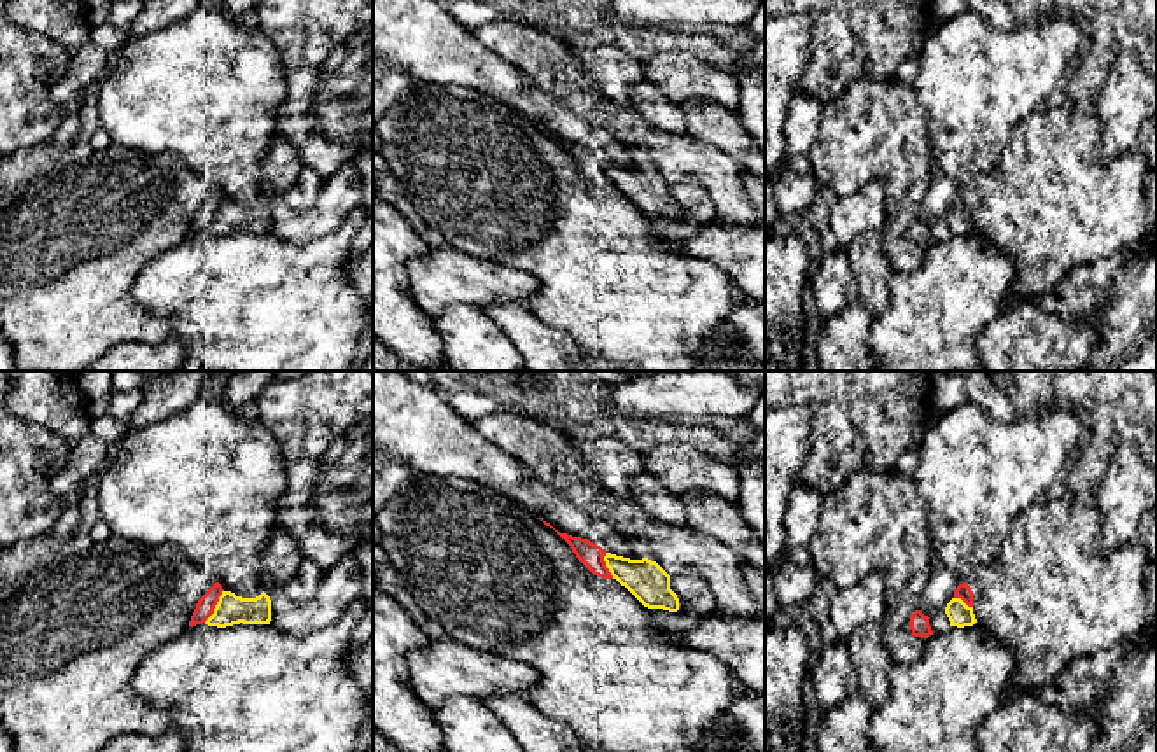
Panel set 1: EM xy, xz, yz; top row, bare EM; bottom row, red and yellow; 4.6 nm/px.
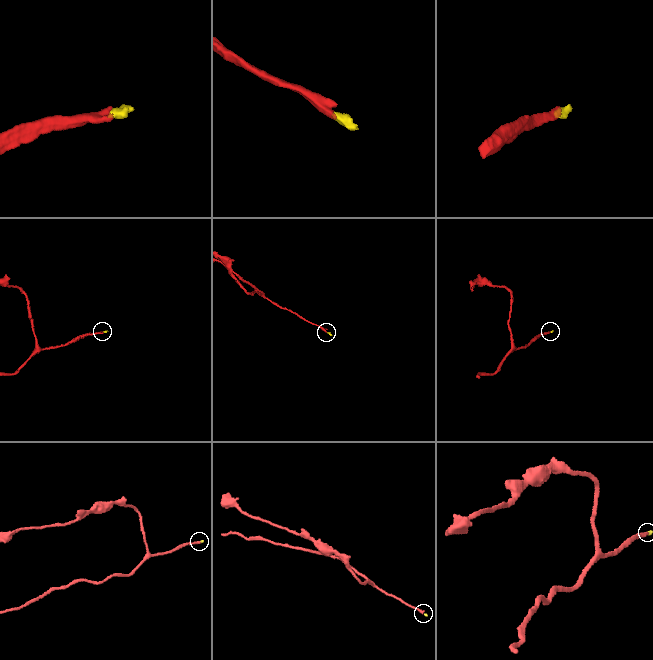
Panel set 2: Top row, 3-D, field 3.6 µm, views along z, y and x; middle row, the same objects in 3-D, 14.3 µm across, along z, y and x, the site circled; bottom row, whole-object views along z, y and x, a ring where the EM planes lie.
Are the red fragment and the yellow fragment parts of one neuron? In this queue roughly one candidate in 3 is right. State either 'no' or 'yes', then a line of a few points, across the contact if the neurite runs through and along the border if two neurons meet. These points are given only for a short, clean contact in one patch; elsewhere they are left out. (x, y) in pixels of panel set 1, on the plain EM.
yes

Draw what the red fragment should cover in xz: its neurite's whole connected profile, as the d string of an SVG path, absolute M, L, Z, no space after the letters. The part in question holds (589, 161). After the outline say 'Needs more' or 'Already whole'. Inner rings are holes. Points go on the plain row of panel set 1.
M555 140L593 184L616 187L648 217L679 219L679 206L670 198L670 184L656 170L616 164L588 147Z. Needs more

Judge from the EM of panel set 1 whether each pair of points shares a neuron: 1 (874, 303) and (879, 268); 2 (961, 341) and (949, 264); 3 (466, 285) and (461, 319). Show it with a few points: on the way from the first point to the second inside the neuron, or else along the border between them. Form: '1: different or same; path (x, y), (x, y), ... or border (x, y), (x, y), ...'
1: same; path (874, 294), (874, 277)
2: same; path (949, 322), (949, 284)
3: different; border (480, 308), (448, 305), (433, 319)

